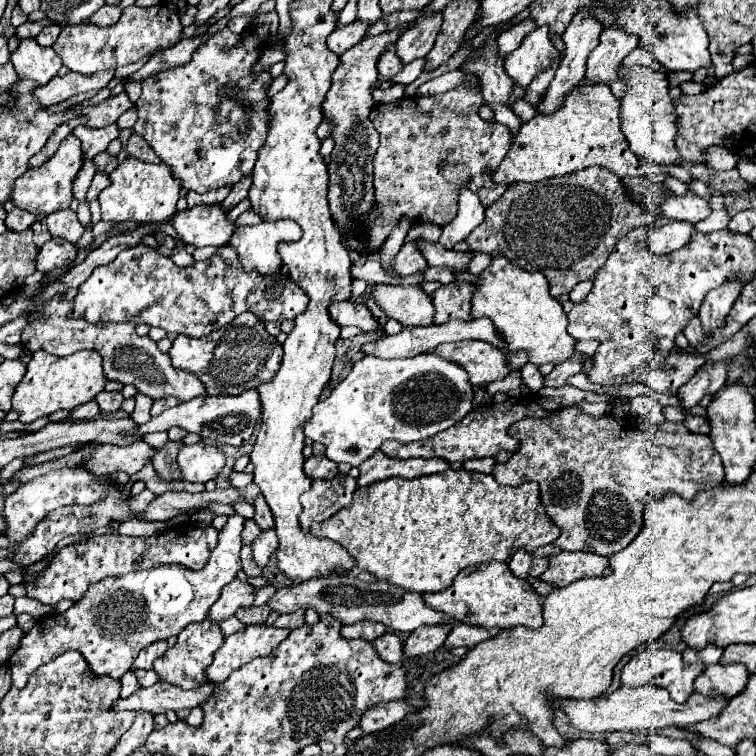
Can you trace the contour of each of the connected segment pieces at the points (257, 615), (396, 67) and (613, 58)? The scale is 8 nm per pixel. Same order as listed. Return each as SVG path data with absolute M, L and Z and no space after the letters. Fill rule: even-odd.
M260 606L260 608L242 608L242 612L238 612L238 620L244 624L264 624L268 614L272 610L268 606Z
M394 50L384 52L384 54L380 56L380 60L378 60L378 72L380 72L380 76L384 76L384 78L396 76L398 72L402 72L402 68L404 68L404 64L402 64L402 60L398 58L398 54L396 54Z
M610 26L602 30L600 34L600 44L594 48L594 52L588 56L588 70L586 70L586 84L612 84L614 80L620 78L618 70L622 66L622 60L638 46L638 38L622 32L616 26Z

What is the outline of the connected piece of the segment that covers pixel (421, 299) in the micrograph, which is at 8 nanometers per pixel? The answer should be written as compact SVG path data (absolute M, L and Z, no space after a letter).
M376 284L372 296L388 318L394 318L404 326L432 324L432 298L424 292L422 286Z

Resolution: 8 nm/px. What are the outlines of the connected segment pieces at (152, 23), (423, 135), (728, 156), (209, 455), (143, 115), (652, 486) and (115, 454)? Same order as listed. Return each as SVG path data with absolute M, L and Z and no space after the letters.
M156 4L150 8L128 6L122 10L122 16L114 26L80 24L80 26L62 28L52 48L62 58L64 66L68 66L72 72L90 76L102 70L114 70L118 66L138 62L148 54L166 50L168 46L180 42L182 28L184 26L180 24L178 12L172 12L166 4Z
M472 80L454 88L454 100L450 100L450 104L446 104L446 98L442 100L442 96L406 96L392 104L376 104L374 112L370 112L370 120L380 134L380 148L374 158L374 210L369 214L366 224L357 226L358 230L366 234L370 254L376 254L380 250L380 246L386 242L386 238L402 218L408 218L416 224L448 224L456 212L454 192L462 184L472 184L472 190L480 196L486 208L500 200L506 192L508 186L494 184L492 174L510 150L510 132L498 122L480 118L478 108L482 104L482 94L474 90L476 84L478 82Z
M714 148L710 152L710 164L706 164L712 170L732 170L738 164L738 158L734 152L726 152L726 148Z
M208 444L182 446L178 454L178 464L182 478L188 482L208 482L218 476L224 466L224 454L220 448Z
M220 30L192 54L188 64L170 68L142 82L142 96L138 98L138 106L134 104L134 110L138 110L134 132L140 134L160 160L172 168L186 190L204 194L212 188L234 186L252 174L258 150L266 140L266 88L272 82L268 72L262 72L260 76L250 74L250 66L256 62L262 48L264 42L252 38L248 32L236 36L230 30Z
M570 406L558 410L552 418L522 418L508 428L508 434L520 442L520 448L506 464L496 464L492 472L494 480L506 486L520 486L528 480L538 482L546 514L560 528L560 536L552 544L568 552L590 550L602 556L612 556L638 536L648 502L670 492L682 496L684 500L694 500L698 492L724 482L724 466L710 436L694 434L686 430L682 422L664 422L654 426L632 416L620 420L612 414L592 418L582 414L578 406Z
M142 442L142 444L130 444L130 446L110 446L102 444L96 446L94 456L86 460L86 470L92 474L102 474L102 476L112 476L116 472L126 472L130 476L138 474L146 462L152 462L156 450Z

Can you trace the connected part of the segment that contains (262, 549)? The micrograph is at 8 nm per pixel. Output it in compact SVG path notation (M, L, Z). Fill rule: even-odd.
M266 530L258 536L258 540L252 544L254 548L254 562L264 568L268 564L268 558L270 554L278 548L278 538L276 538L276 532L274 530Z

